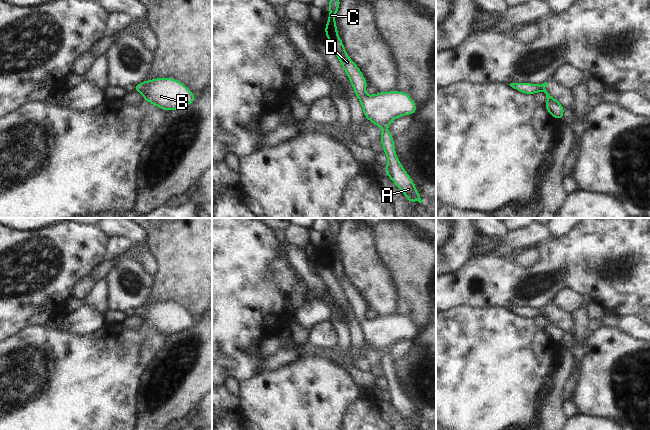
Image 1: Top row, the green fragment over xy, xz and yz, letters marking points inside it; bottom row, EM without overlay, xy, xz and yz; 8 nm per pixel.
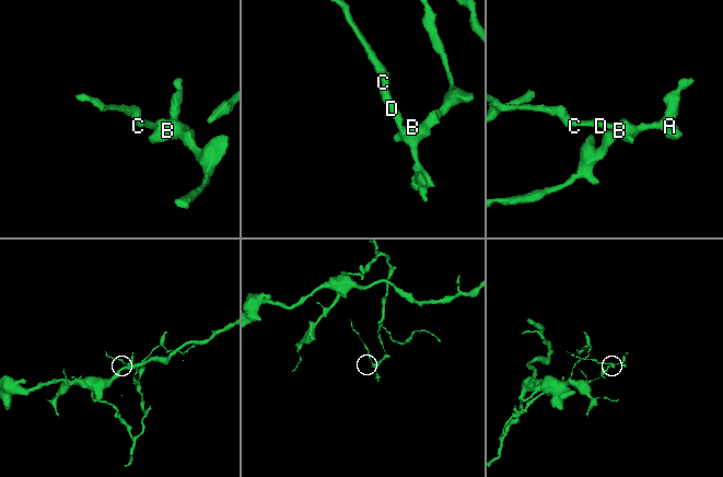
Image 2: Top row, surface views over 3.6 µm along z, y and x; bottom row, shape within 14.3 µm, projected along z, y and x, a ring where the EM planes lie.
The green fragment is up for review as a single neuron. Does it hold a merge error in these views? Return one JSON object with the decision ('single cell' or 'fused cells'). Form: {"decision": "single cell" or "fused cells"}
{"decision": "single cell"}

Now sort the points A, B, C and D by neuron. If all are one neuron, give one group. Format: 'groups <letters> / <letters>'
groups A B C D

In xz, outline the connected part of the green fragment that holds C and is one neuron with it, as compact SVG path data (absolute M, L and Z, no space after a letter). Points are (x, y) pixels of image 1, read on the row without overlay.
M334 220L330 222L328 227L330 238L325 250L325 259L329 263L328 269L338 281L343 293L348 299L356 321L360 324L364 341L373 346L381 354L380 366L384 372L384 378L388 382L388 388L384 396L391 402L394 408L406 419L408 427L418 425L422 427L418 414L413 404L406 397L400 385L396 380L394 371L394 362L387 350L396 342L402 339L411 339L417 335L416 328L411 321L405 316L391 315L379 316L367 320L365 313L368 309L361 294L347 279L341 262L337 258L337 249L335 240L340 230L340 221Z

